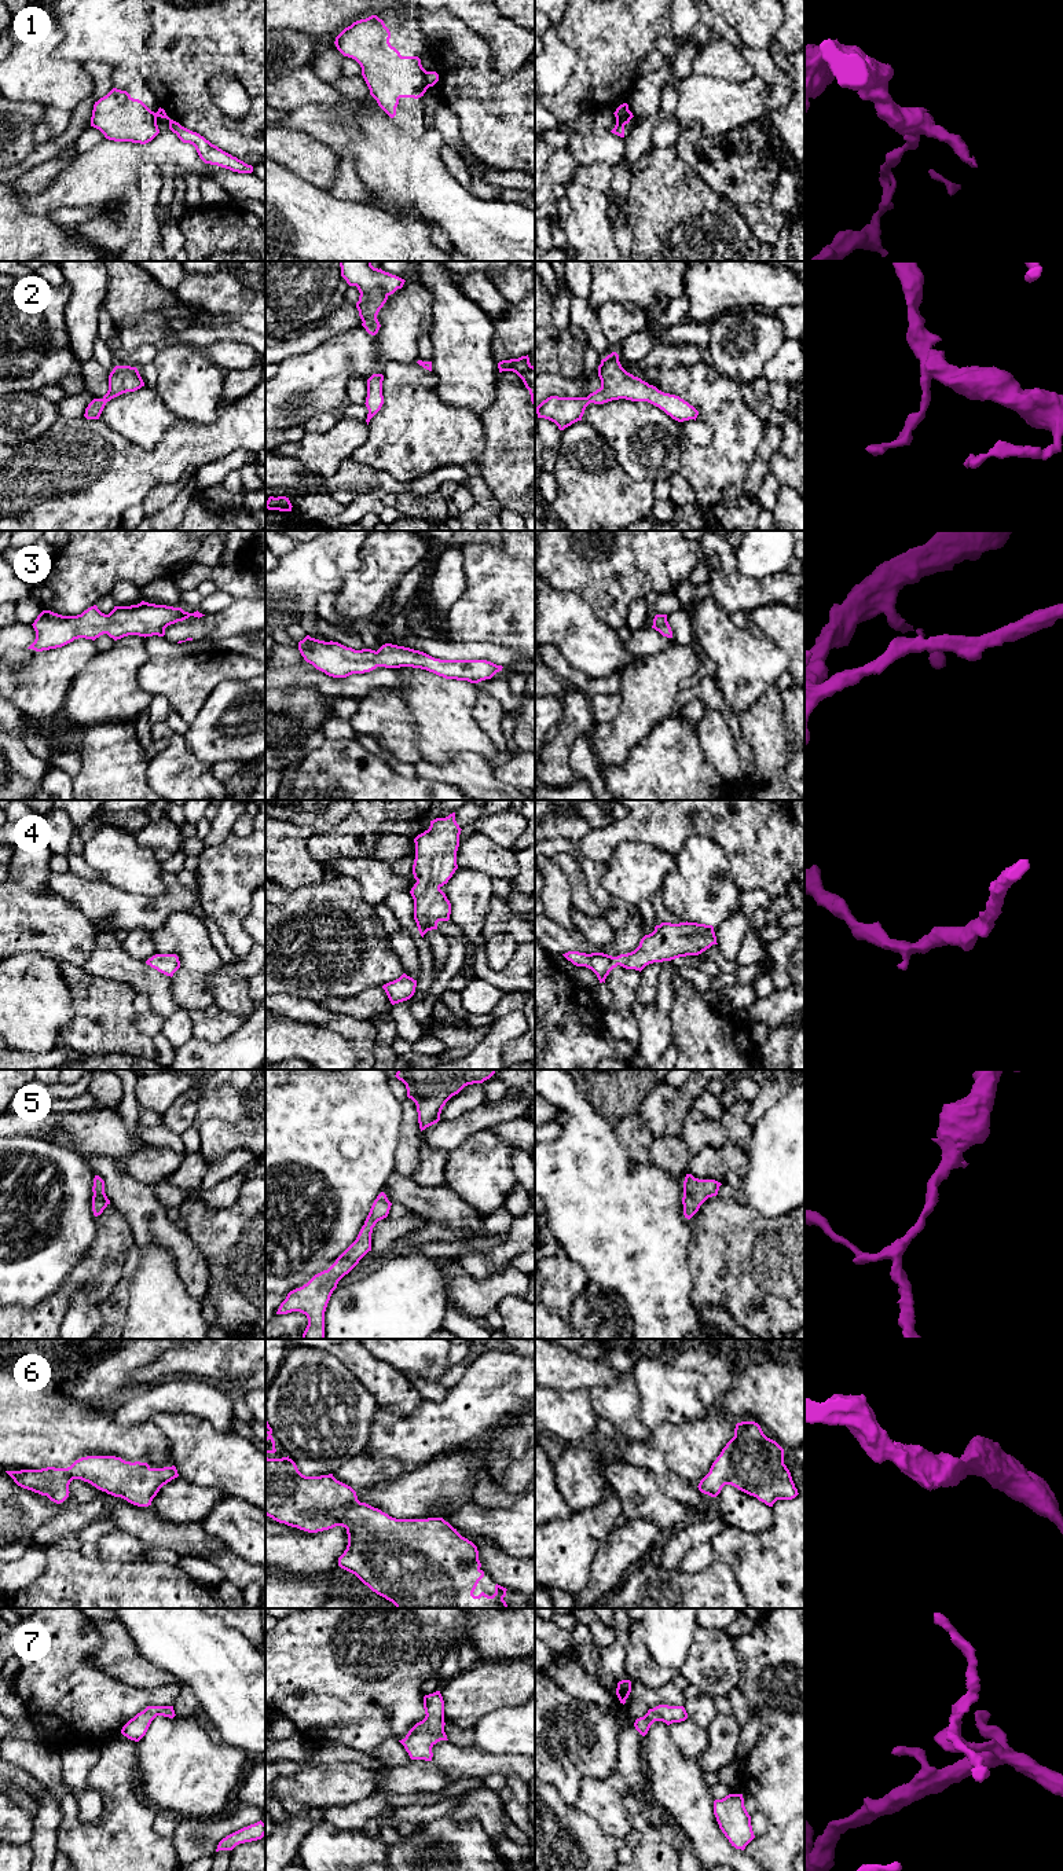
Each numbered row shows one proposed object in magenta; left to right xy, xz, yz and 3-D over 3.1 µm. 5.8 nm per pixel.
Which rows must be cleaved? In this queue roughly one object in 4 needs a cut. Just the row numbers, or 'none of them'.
1

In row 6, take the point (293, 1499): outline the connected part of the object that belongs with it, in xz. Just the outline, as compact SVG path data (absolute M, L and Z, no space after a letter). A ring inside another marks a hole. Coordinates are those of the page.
M265 1419L265 1515L279 1523L308 1533L318 1533L342 1526L347 1529L348 1545L338 1558L338 1566L355 1574L373 1592L392 1602L396 1608L509 1608L503 1597L506 1588L495 1585L492 1596L481 1592L474 1596L473 1592L479 1581L484 1577L480 1569L477 1547L462 1537L443 1518L428 1519L396 1519L358 1500L356 1492L337 1481L333 1474L320 1476L303 1475L296 1463L287 1456L282 1459L268 1459L268 1453L275 1453L275 1441L272 1428Z

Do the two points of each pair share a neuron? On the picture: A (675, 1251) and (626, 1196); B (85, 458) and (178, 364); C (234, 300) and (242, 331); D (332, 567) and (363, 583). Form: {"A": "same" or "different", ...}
{"A": "same", "B": "different", "C": "different", "D": "different"}

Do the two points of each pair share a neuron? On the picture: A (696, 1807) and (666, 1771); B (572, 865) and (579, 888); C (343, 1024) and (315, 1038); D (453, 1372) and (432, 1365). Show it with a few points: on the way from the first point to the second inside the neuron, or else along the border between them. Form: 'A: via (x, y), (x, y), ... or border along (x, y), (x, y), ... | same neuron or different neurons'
A: via (688, 1798), (673, 1779) | same neuron
B: via (572, 870), (578, 883) | same neuron
C: border along (304, 1022), (338, 1033), (355, 1050) | different neurons
D: border along (448, 1367), (439, 1380) | different neurons

